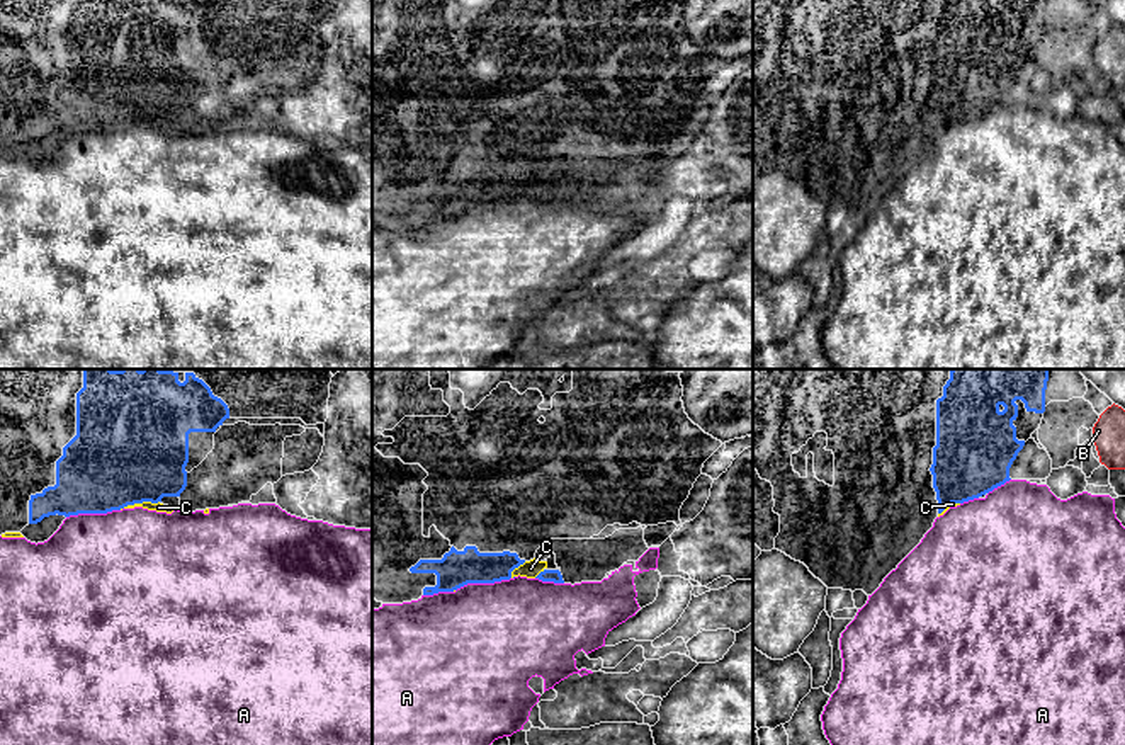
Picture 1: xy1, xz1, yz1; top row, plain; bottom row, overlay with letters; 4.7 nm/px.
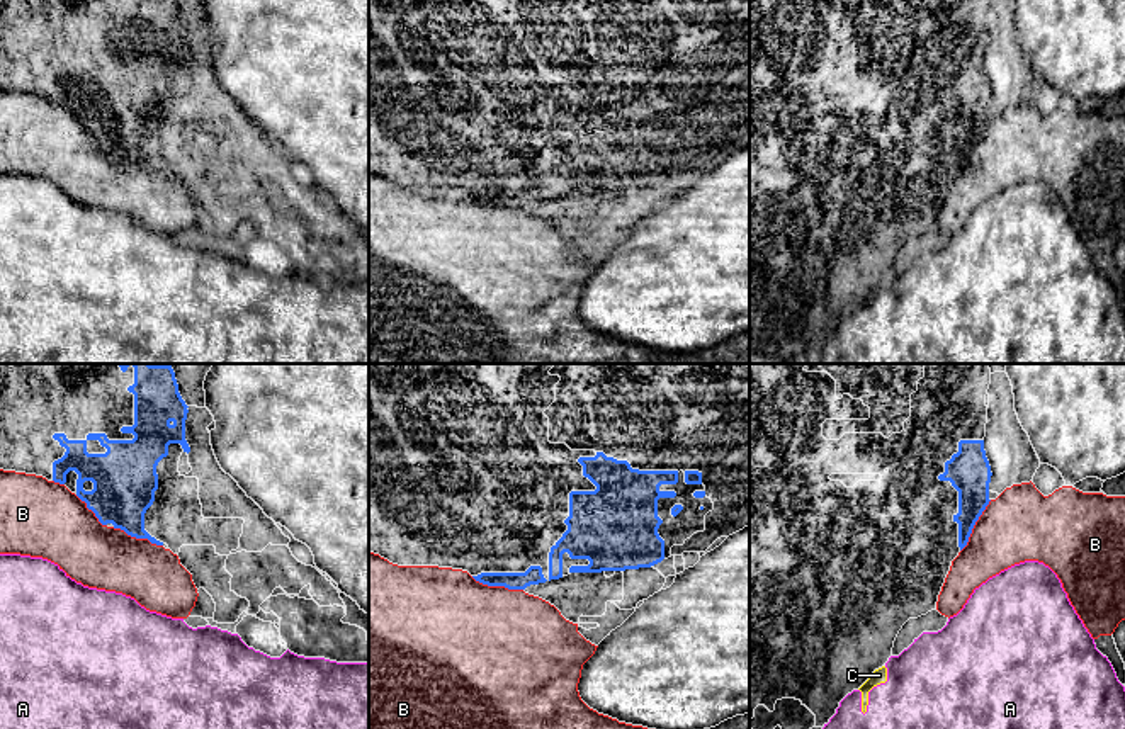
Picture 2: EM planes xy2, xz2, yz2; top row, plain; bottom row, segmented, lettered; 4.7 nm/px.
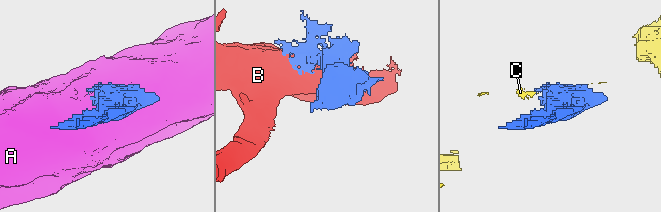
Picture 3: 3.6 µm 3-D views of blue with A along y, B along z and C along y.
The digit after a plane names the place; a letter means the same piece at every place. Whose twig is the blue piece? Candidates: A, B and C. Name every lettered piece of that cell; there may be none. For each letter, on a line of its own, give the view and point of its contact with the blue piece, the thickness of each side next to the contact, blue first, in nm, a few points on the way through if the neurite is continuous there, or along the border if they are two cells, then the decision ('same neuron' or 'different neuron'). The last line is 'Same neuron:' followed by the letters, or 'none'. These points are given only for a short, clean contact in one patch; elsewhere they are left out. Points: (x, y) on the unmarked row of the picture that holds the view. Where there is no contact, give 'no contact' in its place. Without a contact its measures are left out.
A: contact xz1 (483, 201); calibres 170 and 500 nm; different neuron
B: contact xz2 (497, 204); calibres 80 and 500 nm; different neuron
C: contact xy1 (138, 121); calibres 500 and 50 nm; different neuron
Same neuron: none

